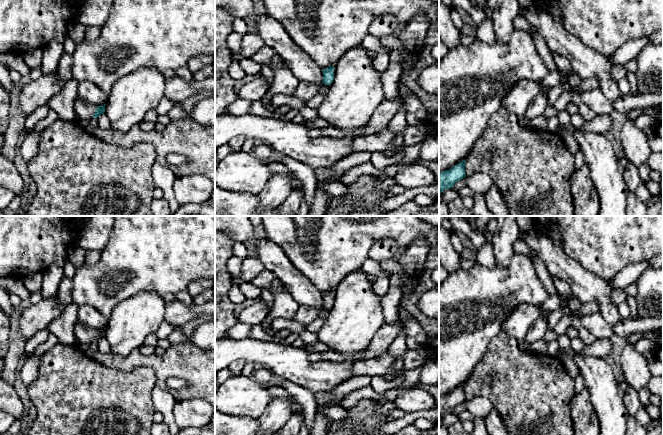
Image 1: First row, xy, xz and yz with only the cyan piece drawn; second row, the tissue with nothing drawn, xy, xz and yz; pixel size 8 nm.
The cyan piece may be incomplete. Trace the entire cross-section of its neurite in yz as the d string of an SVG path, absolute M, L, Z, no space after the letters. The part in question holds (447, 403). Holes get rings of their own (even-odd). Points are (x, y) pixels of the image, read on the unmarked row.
M466 383L451 393L439 397L439 418L445 413L453 412L456 406L466 401L465 385Z

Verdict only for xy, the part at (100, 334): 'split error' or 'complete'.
split error

